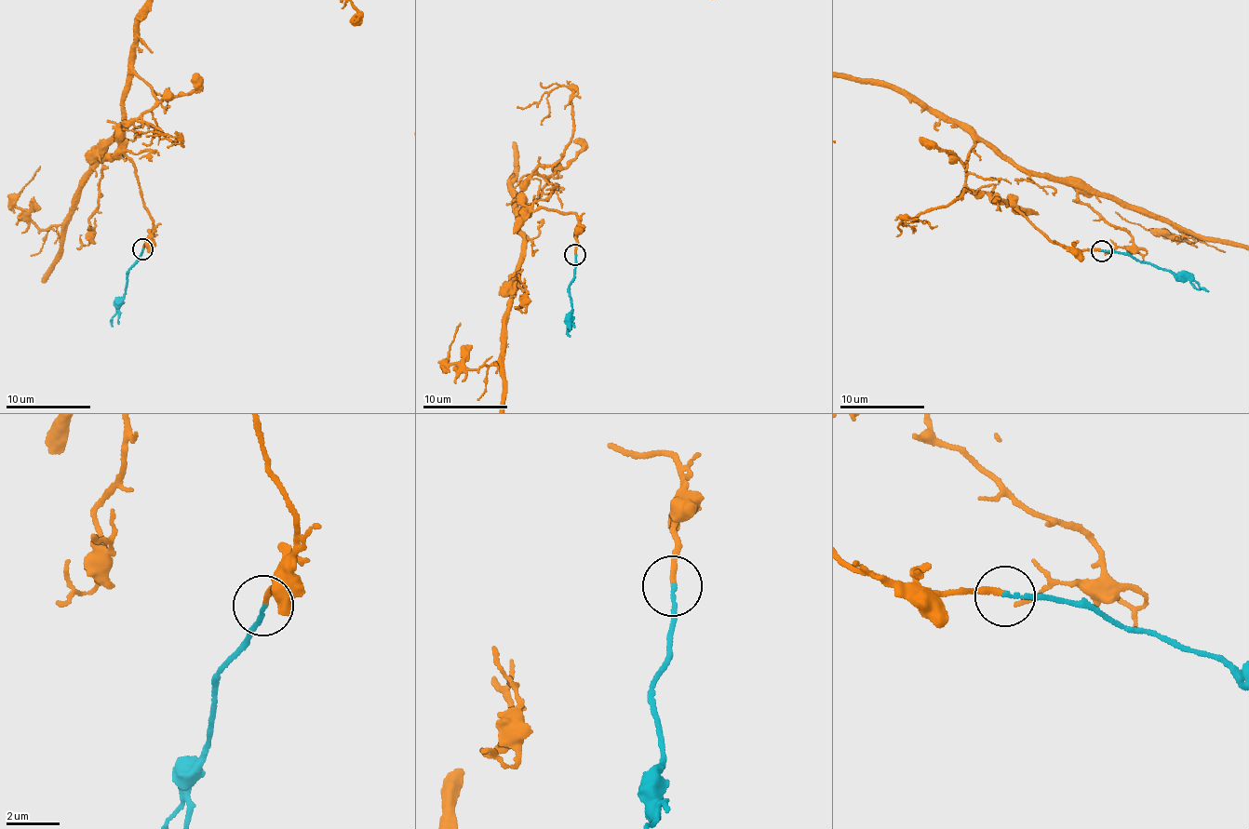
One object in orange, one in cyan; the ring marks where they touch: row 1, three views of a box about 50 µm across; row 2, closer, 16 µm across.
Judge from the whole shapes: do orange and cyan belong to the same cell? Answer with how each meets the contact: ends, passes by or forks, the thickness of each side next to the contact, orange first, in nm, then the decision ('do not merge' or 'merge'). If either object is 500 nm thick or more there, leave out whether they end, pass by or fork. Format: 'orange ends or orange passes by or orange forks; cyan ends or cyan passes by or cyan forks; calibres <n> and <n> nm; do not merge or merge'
orange ends; cyan ends; calibres 200 and 130 nm; merge

